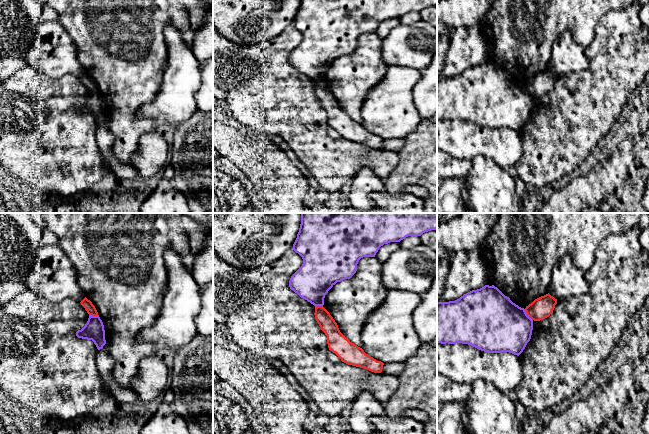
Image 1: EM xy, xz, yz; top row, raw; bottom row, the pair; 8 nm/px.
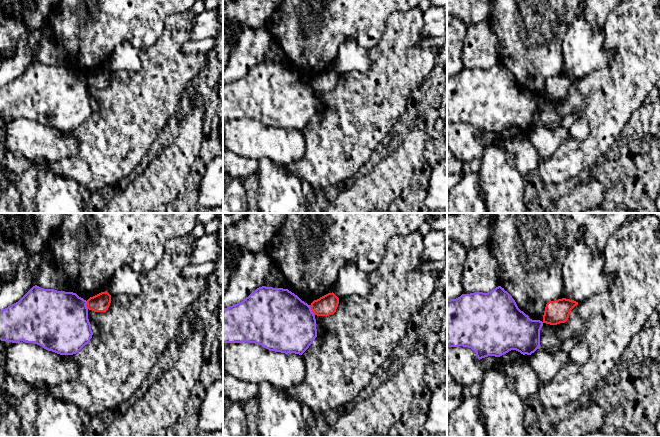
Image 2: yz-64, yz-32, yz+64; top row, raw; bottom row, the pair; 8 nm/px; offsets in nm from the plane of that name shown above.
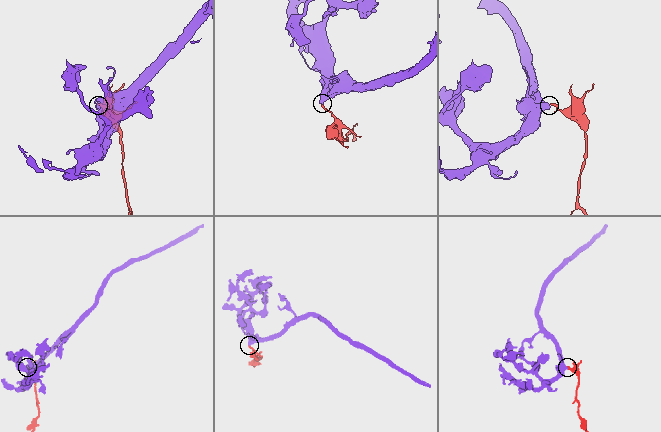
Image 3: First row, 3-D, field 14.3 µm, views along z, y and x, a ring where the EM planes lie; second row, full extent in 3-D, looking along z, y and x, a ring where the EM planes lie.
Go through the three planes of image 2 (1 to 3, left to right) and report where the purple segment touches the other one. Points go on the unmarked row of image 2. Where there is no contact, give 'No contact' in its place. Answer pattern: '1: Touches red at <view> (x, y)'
1: Touches red at yz-64 (86, 81)
2: Touches red at yz-32 (311, 85)
3: No contact

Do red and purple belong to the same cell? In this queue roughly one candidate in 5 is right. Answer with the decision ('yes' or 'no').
no

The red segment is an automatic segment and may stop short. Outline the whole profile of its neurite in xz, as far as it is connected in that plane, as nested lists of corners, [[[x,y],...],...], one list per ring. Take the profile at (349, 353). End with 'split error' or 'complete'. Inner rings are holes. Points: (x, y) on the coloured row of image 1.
[[[315,307],[315,319],[327,336],[330,351],[335,353],[342,362],[364,368],[374,373],[381,373],[384,363],[369,356],[364,350],[350,342],[339,330],[337,323],[323,307]]]; complete

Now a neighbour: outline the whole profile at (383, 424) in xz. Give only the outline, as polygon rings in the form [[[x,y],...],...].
[[[386,415],[370,419],[374,430],[369,434],[424,434],[423,424],[409,417],[389,418]]]

